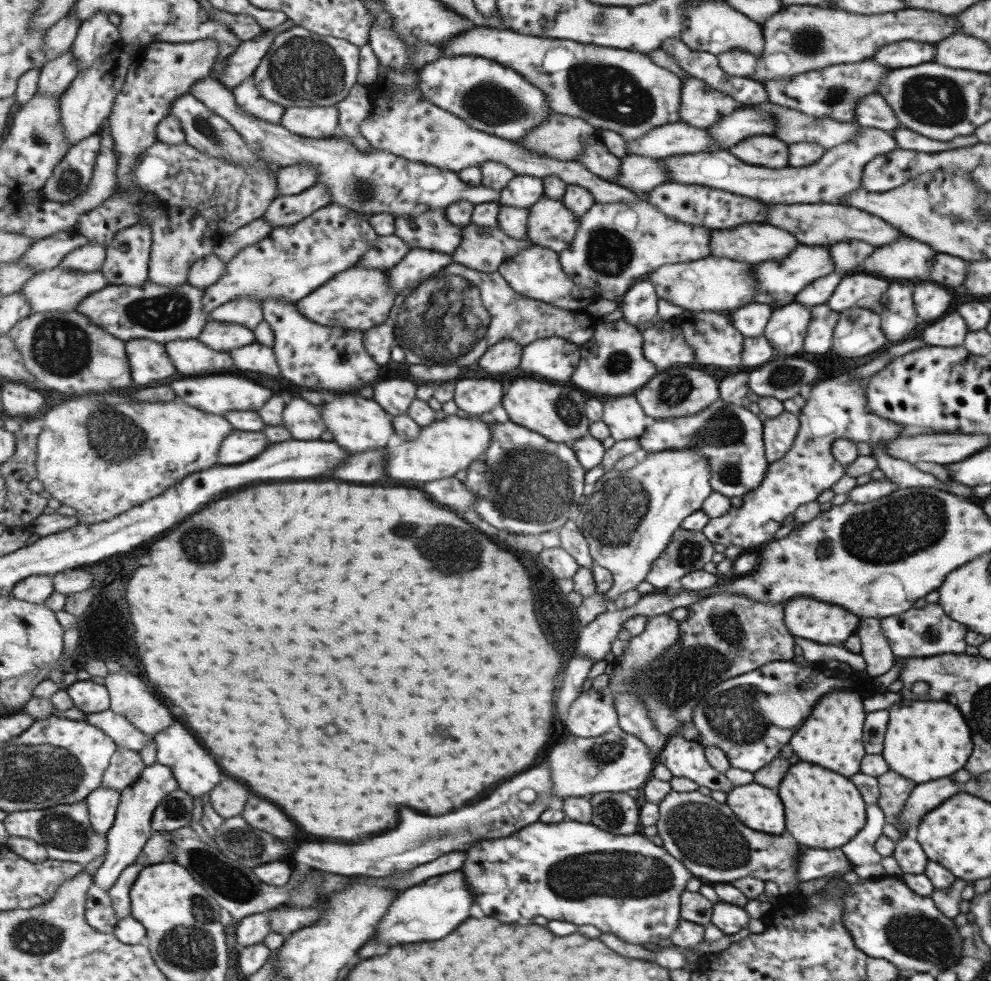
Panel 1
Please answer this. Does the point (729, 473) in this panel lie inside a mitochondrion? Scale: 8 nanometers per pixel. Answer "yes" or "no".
yes

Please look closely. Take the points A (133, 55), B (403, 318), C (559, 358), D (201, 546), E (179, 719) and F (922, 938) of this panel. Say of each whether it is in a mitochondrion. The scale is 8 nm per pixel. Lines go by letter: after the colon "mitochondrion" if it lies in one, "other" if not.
A: other
B: mitochondrion
C: other
D: mitochondrion
E: other
F: mitochondrion

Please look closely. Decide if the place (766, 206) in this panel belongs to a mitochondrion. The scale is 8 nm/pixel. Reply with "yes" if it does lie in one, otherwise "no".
no

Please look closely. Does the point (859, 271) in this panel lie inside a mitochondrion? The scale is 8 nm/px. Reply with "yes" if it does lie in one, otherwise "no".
no

